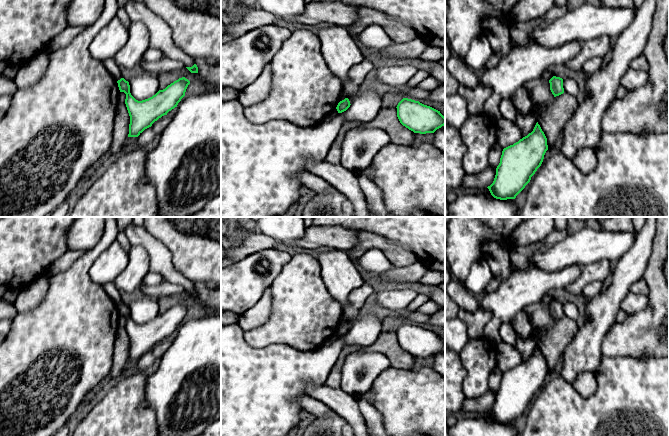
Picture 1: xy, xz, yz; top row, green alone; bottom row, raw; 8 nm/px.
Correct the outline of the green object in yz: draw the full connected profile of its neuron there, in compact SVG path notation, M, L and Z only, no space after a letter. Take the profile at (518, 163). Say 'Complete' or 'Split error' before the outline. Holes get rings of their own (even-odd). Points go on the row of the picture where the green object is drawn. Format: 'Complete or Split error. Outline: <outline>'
Complete. Outline: M537 122L531 133L503 149L494 181L487 187L491 195L515 199L541 166L547 150L547 138Z

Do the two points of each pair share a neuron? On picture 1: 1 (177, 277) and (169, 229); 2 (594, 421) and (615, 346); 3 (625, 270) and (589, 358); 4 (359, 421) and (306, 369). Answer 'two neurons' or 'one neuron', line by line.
1: two neurons
2: two neurons
3: one neuron
4: two neurons

